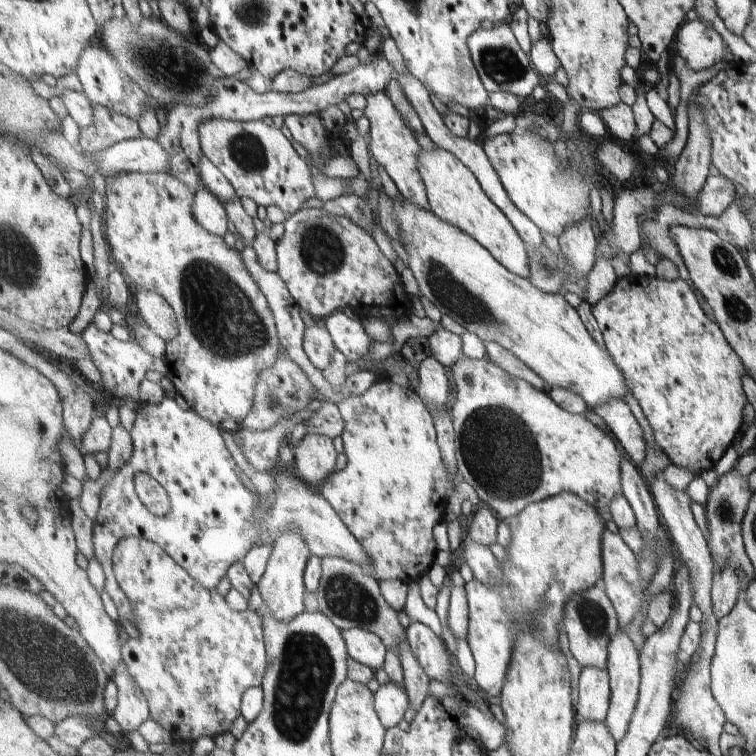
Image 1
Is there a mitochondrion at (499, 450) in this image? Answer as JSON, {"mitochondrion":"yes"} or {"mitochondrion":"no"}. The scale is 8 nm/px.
{"mitochondrion":"yes"}

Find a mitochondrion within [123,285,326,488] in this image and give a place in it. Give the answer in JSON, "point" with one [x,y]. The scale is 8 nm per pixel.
{"point":[271,398]}

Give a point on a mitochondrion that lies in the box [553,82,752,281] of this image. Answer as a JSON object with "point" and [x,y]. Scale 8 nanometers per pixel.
{"point":[723,259]}

